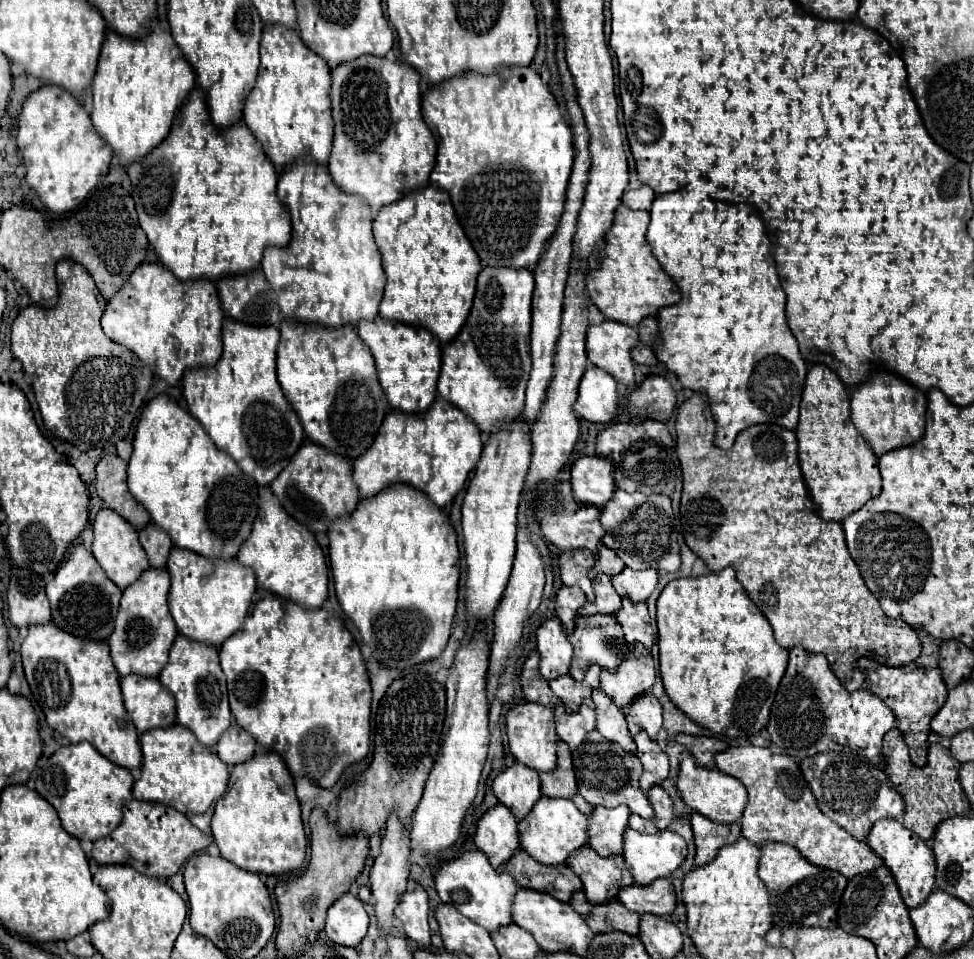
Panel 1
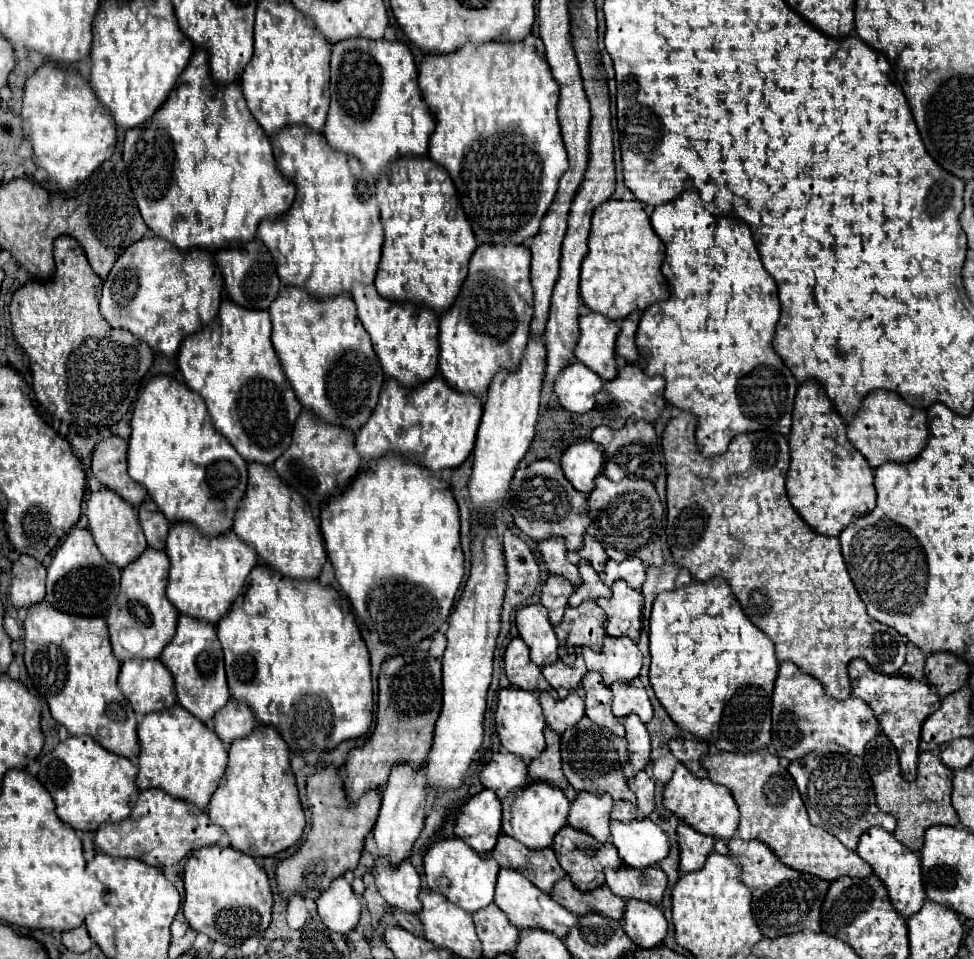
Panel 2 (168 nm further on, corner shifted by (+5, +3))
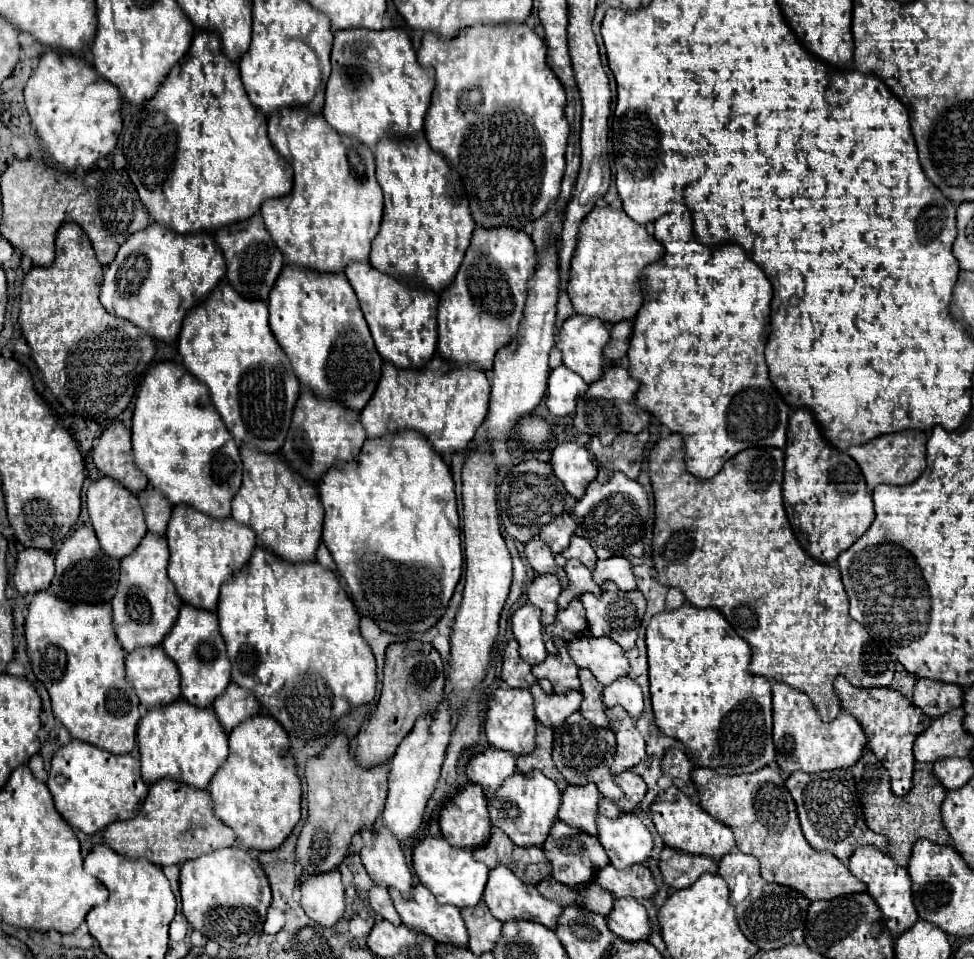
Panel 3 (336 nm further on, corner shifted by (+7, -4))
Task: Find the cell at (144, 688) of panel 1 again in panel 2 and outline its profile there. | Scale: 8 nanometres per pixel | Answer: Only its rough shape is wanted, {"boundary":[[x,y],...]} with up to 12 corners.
{"boundary":[[158,659],[124,661],[118,687],[140,715],[176,703]]}

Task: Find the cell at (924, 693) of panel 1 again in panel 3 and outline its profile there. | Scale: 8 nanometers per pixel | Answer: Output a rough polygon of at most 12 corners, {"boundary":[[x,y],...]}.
{"boundary":[[834,680],[844,712],[890,772],[896,796],[912,786],[922,710],[890,688]]}

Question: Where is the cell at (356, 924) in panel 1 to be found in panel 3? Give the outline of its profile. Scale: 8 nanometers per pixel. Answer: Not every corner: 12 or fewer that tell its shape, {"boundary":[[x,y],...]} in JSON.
{"boundary":[[338,868],[300,880],[300,906],[322,926],[344,914]]}

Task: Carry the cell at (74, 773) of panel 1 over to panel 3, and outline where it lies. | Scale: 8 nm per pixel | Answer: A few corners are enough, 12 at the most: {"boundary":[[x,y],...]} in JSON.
{"boundary":[[82,740],[48,772],[56,810],[96,834],[146,800],[140,760]]}

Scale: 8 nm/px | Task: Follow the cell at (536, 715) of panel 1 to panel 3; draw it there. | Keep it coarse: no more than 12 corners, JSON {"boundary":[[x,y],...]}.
{"boundary":[[498,688],[484,732],[516,756],[534,750],[530,690]]}

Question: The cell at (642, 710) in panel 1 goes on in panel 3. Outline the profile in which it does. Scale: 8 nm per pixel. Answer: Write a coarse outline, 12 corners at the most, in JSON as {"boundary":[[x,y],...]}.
{"boundary":[[620,676],[604,686],[608,708],[622,706],[632,718],[642,714],[642,690]]}

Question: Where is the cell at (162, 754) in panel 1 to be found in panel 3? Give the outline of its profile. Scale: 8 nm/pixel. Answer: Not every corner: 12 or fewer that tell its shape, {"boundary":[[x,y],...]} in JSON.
{"boundary":[[156,706],[138,724],[142,778],[208,788],[228,756],[212,708]]}

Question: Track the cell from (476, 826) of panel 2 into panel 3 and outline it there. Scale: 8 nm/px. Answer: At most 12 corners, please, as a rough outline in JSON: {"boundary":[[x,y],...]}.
{"boundary":[[478,784],[462,786],[440,810],[442,836],[458,848],[490,838]]}

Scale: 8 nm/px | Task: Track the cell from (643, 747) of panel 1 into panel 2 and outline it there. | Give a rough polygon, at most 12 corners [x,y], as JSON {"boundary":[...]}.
{"boundary":[[636,715],[620,719],[626,729],[626,779],[650,763],[650,735]]}

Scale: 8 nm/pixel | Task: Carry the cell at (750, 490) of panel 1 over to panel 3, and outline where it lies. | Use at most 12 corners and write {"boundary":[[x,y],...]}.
{"boundary":[[650,450],[654,578],[716,608],[750,674],[886,688],[896,660],[798,544],[784,450],[712,480]]}

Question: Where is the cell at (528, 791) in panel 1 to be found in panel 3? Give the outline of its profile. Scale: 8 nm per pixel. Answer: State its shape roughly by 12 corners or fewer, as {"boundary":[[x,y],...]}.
{"boundary":[[488,748],[466,764],[486,794],[516,772],[516,756]]}

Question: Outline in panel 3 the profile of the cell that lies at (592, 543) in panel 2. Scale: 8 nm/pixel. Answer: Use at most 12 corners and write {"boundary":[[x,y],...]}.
{"boundary":[[572,536],[570,546],[558,556],[578,558],[590,570],[596,554],[584,538]]}

